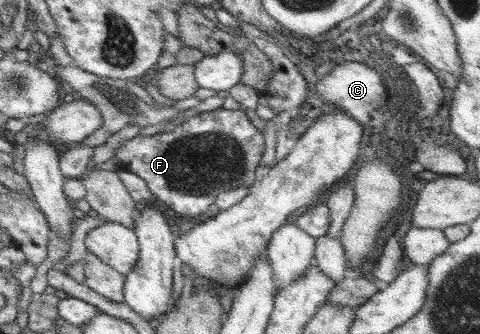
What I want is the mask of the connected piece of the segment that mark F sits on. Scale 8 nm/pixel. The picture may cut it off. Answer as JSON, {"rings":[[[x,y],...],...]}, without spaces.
{"rings":[[[220,107],[190,116],[182,125],[176,127],[172,134],[156,134],[148,137],[139,134],[124,141],[114,151],[114,158],[118,160],[119,168],[123,167],[126,172],[140,176],[150,192],[162,204],[184,217],[206,213],[220,192],[228,192],[232,188],[242,186],[249,187],[256,181],[255,171],[259,167],[264,151],[264,135],[252,125],[244,110],[228,110]]]}

